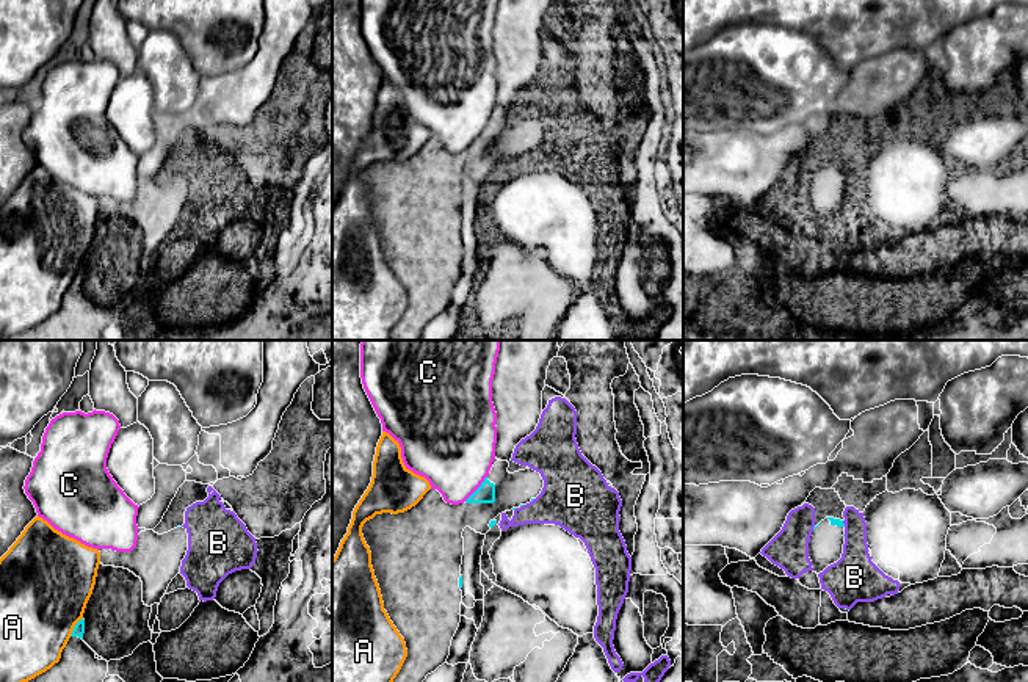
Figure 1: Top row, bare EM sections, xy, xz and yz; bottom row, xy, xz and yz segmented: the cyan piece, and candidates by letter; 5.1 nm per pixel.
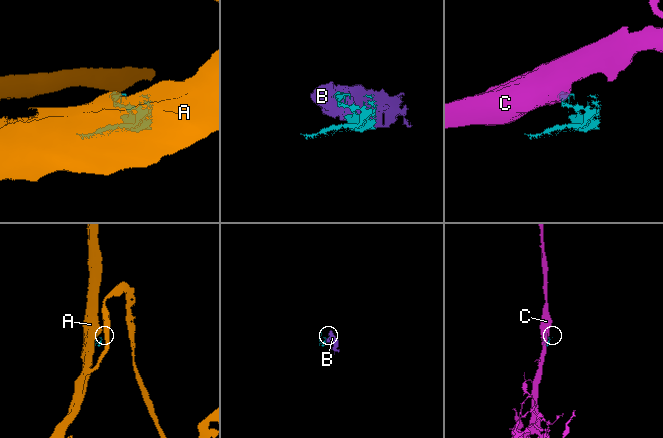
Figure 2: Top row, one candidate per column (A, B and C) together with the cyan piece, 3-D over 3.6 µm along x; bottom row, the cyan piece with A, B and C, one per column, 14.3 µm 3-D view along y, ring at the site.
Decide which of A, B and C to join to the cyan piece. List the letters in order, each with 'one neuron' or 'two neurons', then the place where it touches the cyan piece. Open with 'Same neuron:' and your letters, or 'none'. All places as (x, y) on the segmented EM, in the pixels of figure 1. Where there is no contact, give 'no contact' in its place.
Same neuron: none
A: two neurons | xy (74, 627)
B: two neurons | yz (843, 524)
C: two neurons | xz (478, 488)

